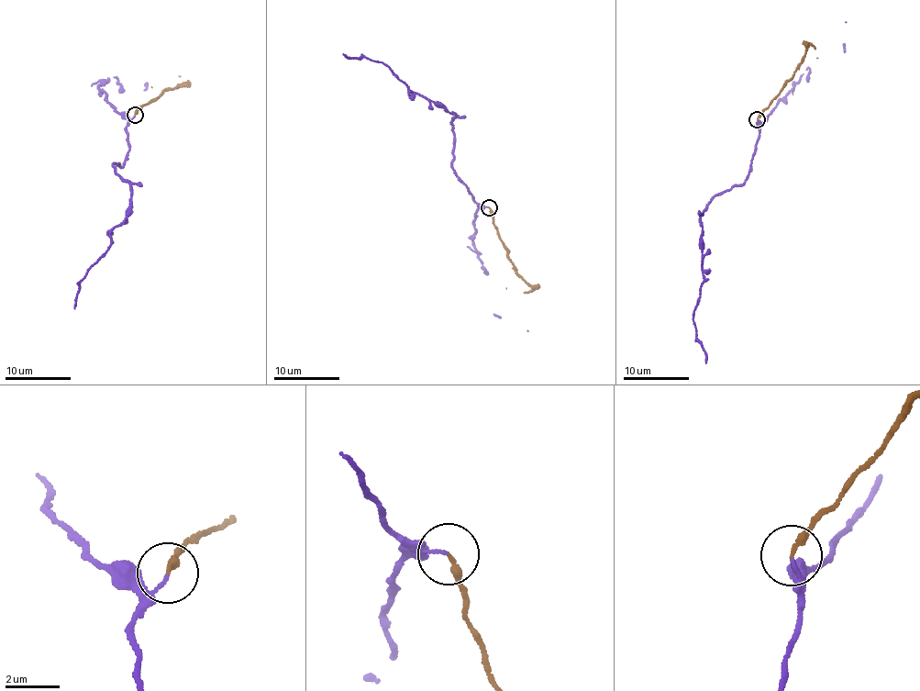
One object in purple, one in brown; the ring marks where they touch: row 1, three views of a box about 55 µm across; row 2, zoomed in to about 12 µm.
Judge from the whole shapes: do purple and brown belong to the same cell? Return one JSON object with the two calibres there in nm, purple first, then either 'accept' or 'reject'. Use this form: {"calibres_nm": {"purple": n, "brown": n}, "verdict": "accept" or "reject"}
{"calibres_nm": {"purple": 110, "brown": 240}, "verdict": "reject"}

